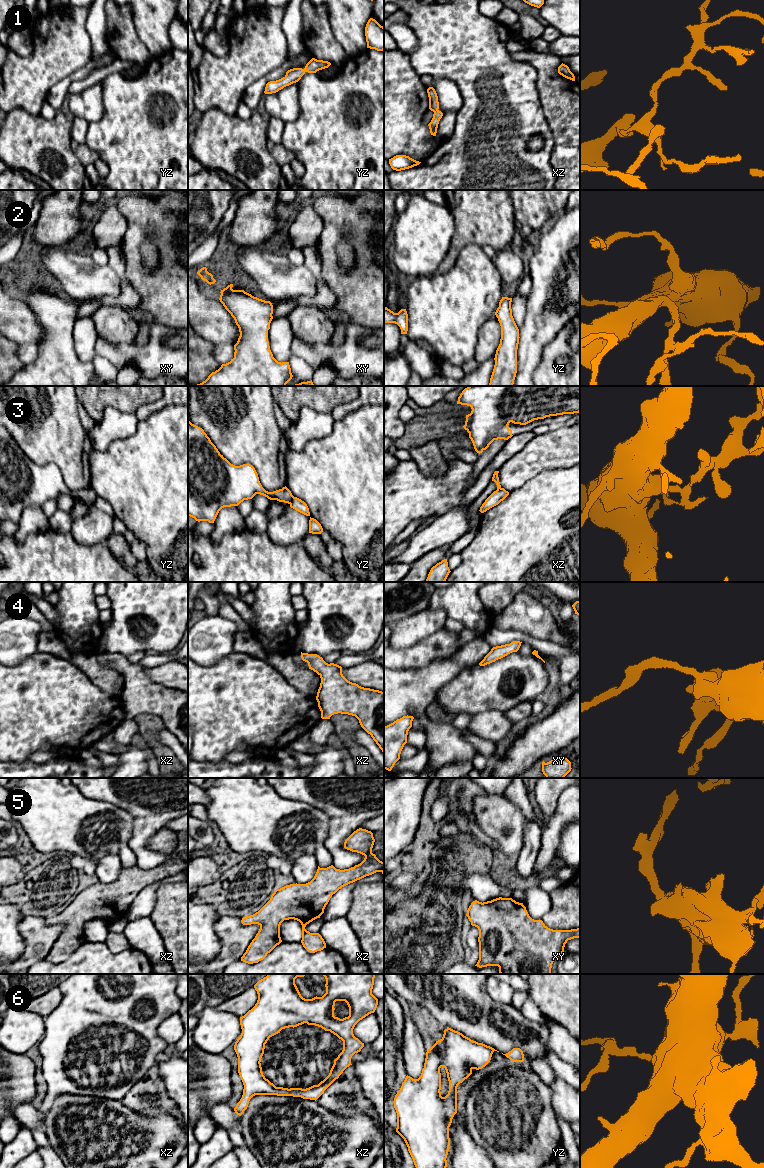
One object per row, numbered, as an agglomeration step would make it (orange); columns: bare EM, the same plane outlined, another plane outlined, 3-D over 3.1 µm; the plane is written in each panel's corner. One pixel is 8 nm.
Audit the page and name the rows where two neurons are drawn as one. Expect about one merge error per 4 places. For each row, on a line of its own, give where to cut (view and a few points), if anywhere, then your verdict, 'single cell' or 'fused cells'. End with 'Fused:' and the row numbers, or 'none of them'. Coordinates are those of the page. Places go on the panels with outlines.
1: cut none; single cell
2: cut none; single cell
3: cut yz (293, 496), (289, 503); fused cells
4: cut none; single cell
5: cut none; single cell
6: cut none; single cell
Fused: 3

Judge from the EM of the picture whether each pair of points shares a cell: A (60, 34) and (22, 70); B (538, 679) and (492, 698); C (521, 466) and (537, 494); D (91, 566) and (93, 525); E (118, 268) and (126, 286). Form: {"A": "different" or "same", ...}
{"A": "same", "B": "same", "C": "different", "D": "different", "E": "same"}

